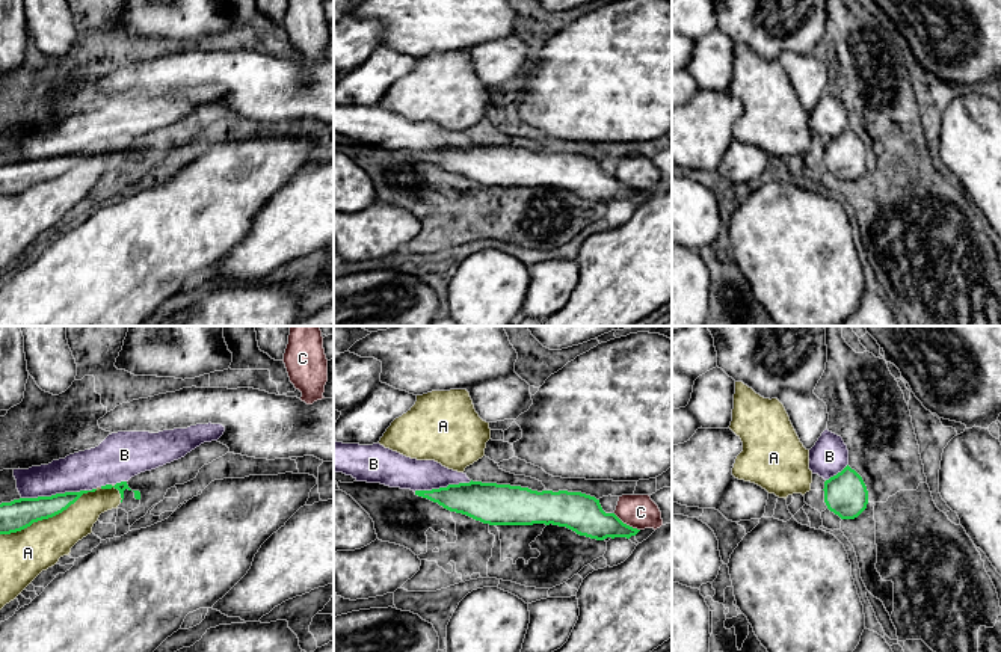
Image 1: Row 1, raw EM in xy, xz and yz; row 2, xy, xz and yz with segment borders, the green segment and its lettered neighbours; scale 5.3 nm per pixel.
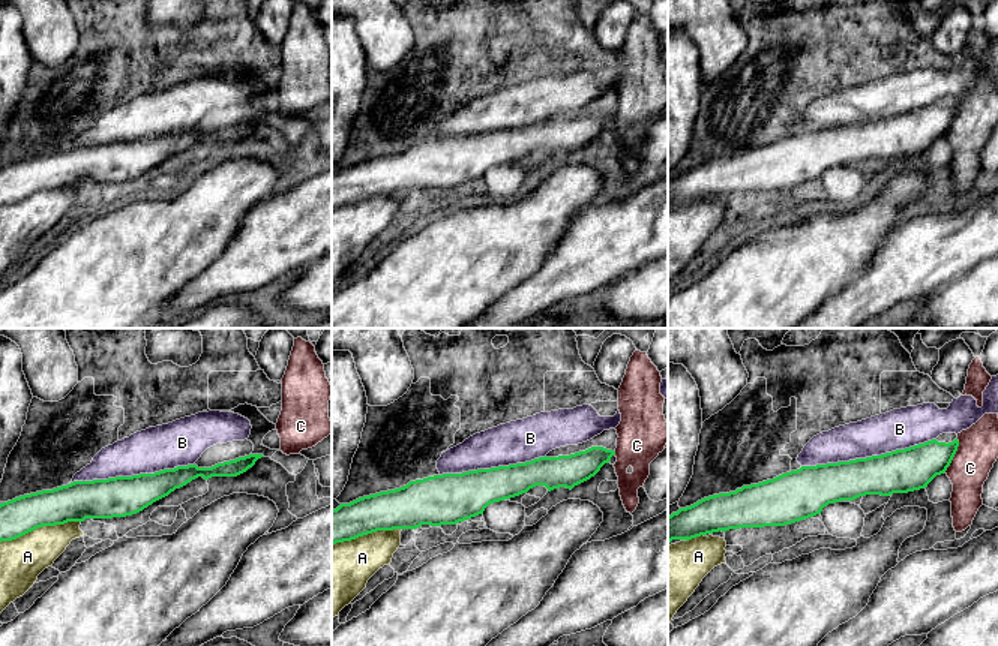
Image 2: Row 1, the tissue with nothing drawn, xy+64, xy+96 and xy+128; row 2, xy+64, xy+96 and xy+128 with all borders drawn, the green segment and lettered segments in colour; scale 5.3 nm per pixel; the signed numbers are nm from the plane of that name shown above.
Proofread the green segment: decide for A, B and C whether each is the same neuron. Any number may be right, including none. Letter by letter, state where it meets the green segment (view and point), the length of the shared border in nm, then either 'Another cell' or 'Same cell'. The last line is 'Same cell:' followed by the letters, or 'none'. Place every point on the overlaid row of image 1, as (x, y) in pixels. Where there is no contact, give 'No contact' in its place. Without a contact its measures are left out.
A: Touches green at xy (49, 516). Shared border 550 nm. Another cell
B: Touches green at xy (58, 494). Shared border 400 nm. Same cell
C: Touches green at xz (625, 524). Shared border 170 nm. Another cell
Same cell: B

